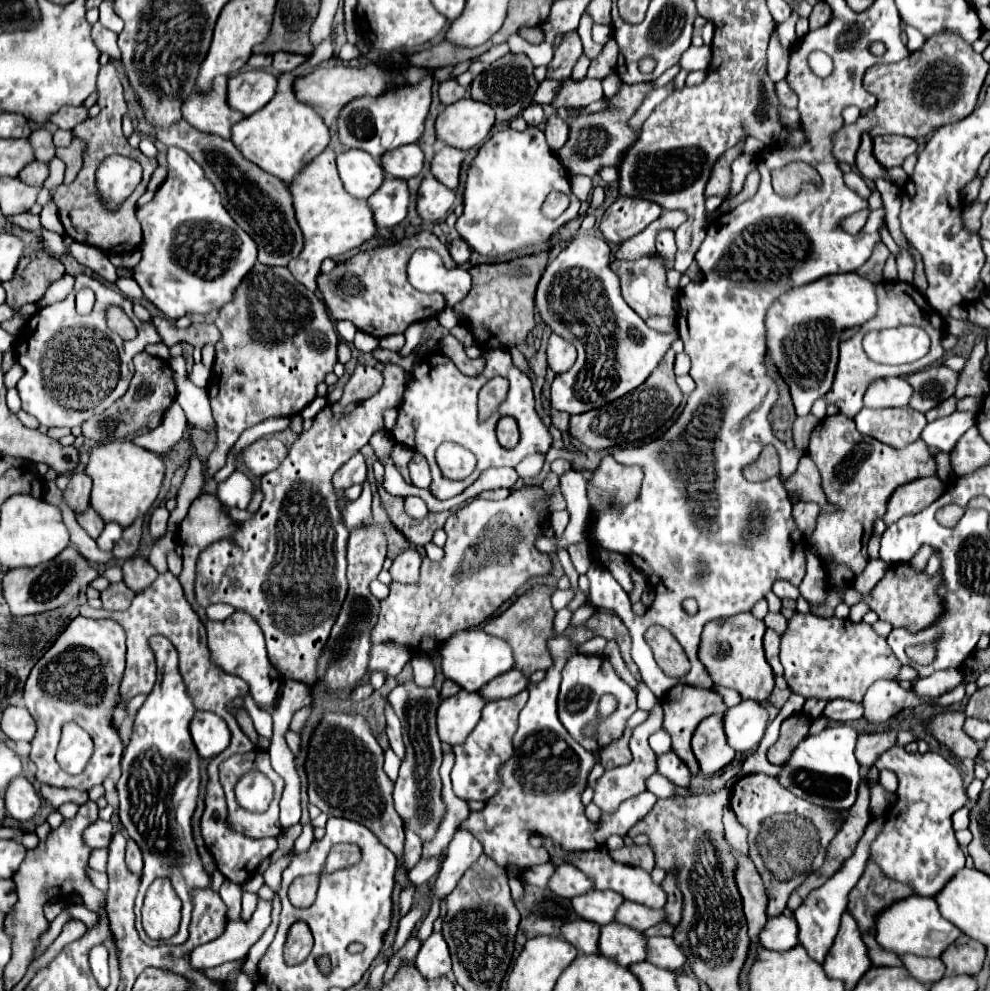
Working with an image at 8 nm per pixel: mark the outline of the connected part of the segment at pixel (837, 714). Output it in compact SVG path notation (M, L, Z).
M831 700L827 702L823 716L831 722L851 722L863 718L863 704L851 700Z

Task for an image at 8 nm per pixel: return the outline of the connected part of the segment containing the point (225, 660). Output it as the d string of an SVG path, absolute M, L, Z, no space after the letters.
M193 606L193 610L199 614L199 618L203 620L205 628L207 628L207 646L209 646L213 664L219 666L223 672L243 678L249 684L251 696L257 704L273 704L281 690L283 678L279 676L279 672L271 666L271 662L267 658L265 640L263 640L263 634L261 634L261 628L257 626L257 622L243 610L237 610L223 622L209 620L205 610L199 606Z

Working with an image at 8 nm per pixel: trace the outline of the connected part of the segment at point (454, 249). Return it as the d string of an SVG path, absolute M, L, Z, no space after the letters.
M455 238L455 240L449 244L449 252L451 252L451 256L453 256L453 260L455 260L457 264L465 264L465 262L469 260L469 256L471 256L471 250L469 250L467 242L461 240L461 238Z

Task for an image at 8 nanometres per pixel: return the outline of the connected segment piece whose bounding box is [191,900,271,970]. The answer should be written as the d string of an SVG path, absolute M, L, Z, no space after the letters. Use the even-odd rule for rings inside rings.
M259 900L259 906L249 920L241 918L229 922L221 938L193 950L191 954L193 966L201 966L201 970L205 970L243 958L269 924L271 924L271 902Z

